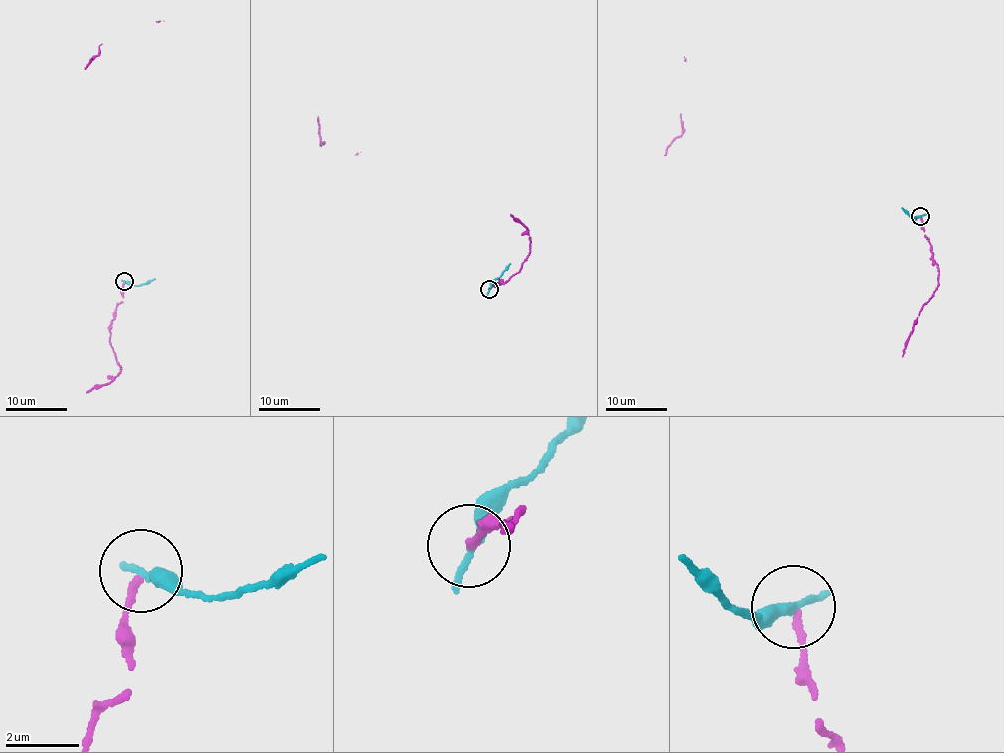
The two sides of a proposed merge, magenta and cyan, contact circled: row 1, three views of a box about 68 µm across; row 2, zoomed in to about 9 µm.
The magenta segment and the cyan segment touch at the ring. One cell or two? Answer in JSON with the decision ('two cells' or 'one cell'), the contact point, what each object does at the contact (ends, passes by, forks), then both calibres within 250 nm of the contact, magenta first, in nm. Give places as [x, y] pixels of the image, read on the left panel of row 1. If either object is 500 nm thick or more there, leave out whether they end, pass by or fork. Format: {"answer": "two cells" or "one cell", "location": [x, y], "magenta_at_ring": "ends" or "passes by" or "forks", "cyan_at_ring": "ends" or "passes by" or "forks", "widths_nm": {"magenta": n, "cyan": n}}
{"answer": "two cells", "location": [124, 281], "magenta_at_ring": "ends", "cyan_at_ring": "ends", "widths_nm": {"magenta": 180, "cyan": 300}}

